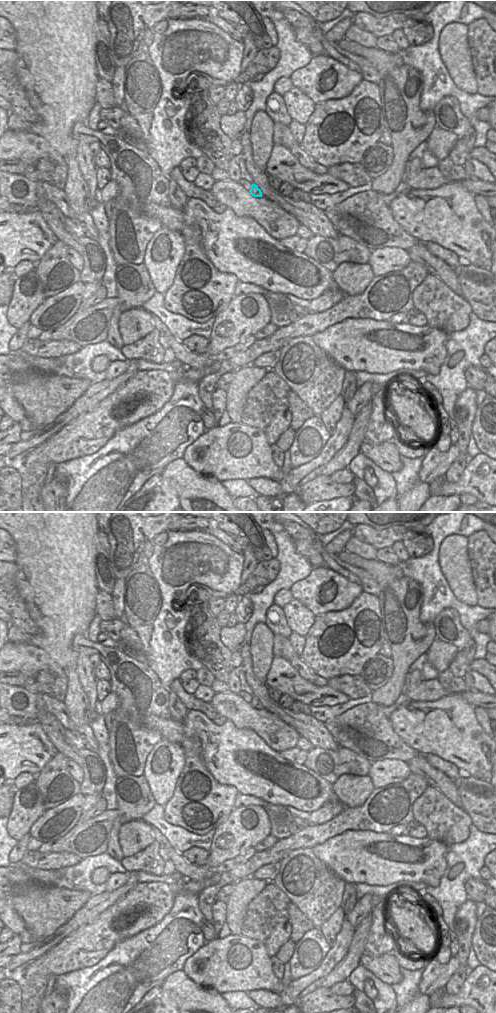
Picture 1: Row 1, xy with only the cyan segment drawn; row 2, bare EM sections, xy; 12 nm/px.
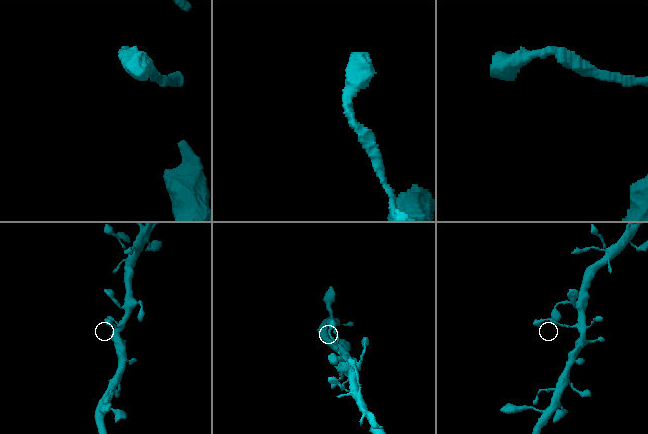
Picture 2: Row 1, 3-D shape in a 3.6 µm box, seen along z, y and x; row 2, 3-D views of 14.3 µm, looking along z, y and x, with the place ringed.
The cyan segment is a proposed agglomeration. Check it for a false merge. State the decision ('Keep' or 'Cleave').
Keep.

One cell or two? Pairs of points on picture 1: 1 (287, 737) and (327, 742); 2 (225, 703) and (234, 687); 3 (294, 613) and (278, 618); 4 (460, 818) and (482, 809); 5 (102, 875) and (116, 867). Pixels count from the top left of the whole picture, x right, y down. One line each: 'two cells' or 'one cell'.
1: two cells
2: two cells
3: two cells
4: two cells
5: two cells

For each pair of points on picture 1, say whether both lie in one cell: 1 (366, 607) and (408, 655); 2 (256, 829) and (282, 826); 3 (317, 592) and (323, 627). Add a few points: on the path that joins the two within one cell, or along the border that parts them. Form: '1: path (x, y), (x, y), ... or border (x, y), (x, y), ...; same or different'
1: border (378, 603), (381, 609), (382, 631), (385, 641); different
2: border (262, 808), (269, 820), (270, 833); different
3: border (344, 608), (338, 611), (328, 611), (316, 616); different

